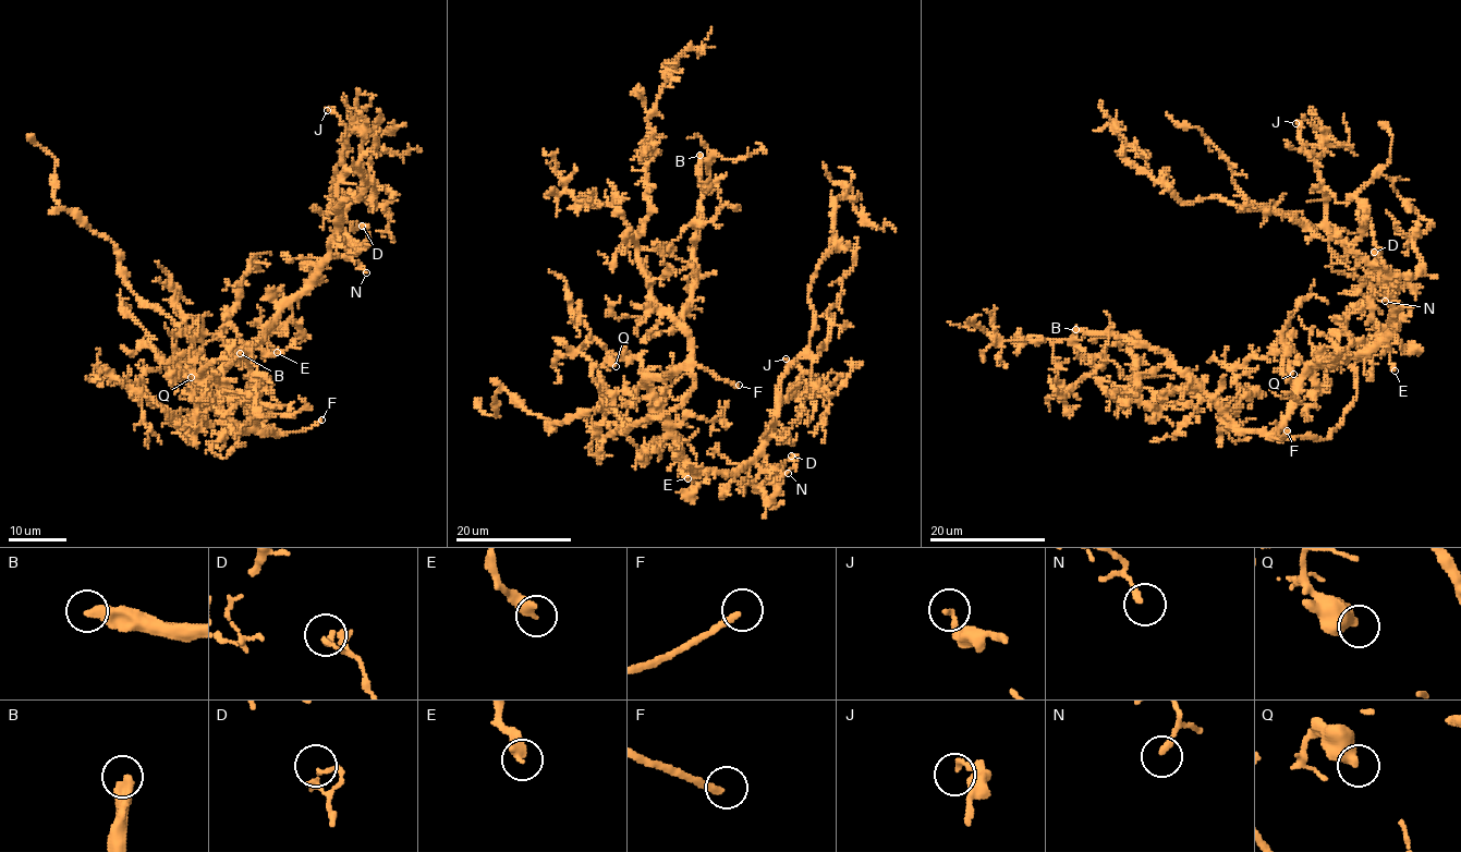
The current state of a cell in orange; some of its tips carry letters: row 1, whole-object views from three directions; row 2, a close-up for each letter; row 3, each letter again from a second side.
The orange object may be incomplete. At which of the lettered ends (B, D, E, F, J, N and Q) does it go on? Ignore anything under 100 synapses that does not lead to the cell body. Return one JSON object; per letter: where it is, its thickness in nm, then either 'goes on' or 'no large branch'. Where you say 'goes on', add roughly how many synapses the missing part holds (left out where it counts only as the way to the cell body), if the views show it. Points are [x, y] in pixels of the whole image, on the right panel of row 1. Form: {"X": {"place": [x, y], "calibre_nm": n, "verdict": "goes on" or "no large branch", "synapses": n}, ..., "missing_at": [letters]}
{"B": {"place": [1075, 329], "calibre_nm": 400, "verdict": "goes on", "synapses": 500}, "D": {"place": [1374, 252], "calibre_nm": 260, "verdict": "no large branch"}, "E": {"place": [1395, 370], "calibre_nm": 400, "verdict": "no large branch"}, "F": {"place": [1287, 430], "calibre_nm": 220, "verdict": "goes on"}, "J": {"place": [1295, 123], "calibre_nm": 200, "verdict": "no large branch"}, "N": {"place": [1385, 301], "calibre_nm": 220, "verdict": "no large branch"}, "Q": {"place": [1293, 374], "calibre_nm": 550, "verdict": "no large branch"}, "missing_at": ["B", "F"]}

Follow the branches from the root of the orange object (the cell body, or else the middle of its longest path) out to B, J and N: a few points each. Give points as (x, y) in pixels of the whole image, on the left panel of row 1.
B: (243, 350), (226, 365), (224, 381), (268, 431), (258, 428), (251, 362), (245, 353), (240, 353)
J: (243, 350), (308, 283), (336, 234), (338, 180), (343, 172), (343, 142), (350, 131), (327, 110)
N: (243, 350), (308, 283), (312, 275), (328, 258), (350, 257), (366, 272)

